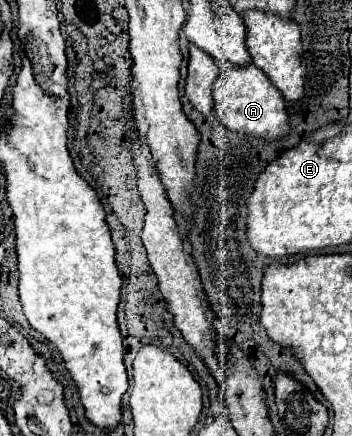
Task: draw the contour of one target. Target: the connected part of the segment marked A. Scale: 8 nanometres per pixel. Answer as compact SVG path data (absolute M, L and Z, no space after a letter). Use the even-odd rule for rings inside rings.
M254 64L228 66L220 70L220 76L214 82L212 92L216 100L216 112L230 130L262 136L266 140L276 140L288 134L288 114L284 98L280 90L268 80L268 76Z

